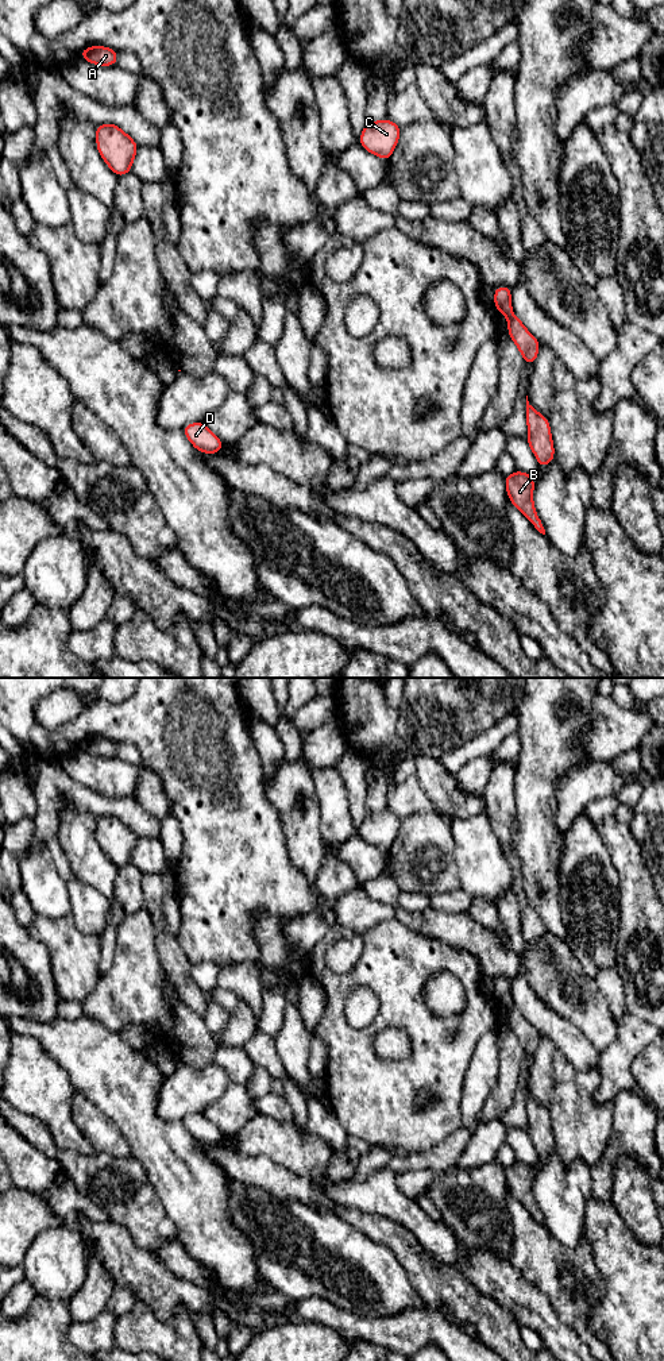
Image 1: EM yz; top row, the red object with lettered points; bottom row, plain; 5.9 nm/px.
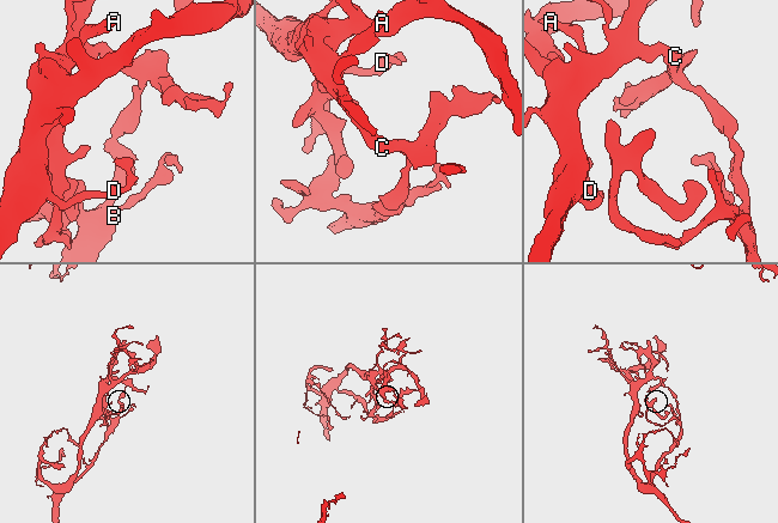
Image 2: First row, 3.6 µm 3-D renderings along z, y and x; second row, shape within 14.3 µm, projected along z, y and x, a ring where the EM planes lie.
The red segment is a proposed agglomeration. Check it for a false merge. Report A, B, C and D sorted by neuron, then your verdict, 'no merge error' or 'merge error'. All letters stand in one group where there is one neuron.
A C D / B | merge error

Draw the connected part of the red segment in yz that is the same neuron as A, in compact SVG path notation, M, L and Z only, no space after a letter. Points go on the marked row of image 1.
M89 46L84 49L78 57L86 59L92 65L113 66L117 63L117 50L105 46Z

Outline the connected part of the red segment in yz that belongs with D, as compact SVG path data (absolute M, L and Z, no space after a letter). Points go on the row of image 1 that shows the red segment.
M202 421L186 424L182 432L192 446L202 454L219 454L224 444Z

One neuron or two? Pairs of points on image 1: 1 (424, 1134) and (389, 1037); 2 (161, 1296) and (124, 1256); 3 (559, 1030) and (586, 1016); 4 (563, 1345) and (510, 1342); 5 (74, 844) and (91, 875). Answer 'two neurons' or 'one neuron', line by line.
1: two neurons
2: one neuron
3: two neurons
4: two neurons
5: one neuron

